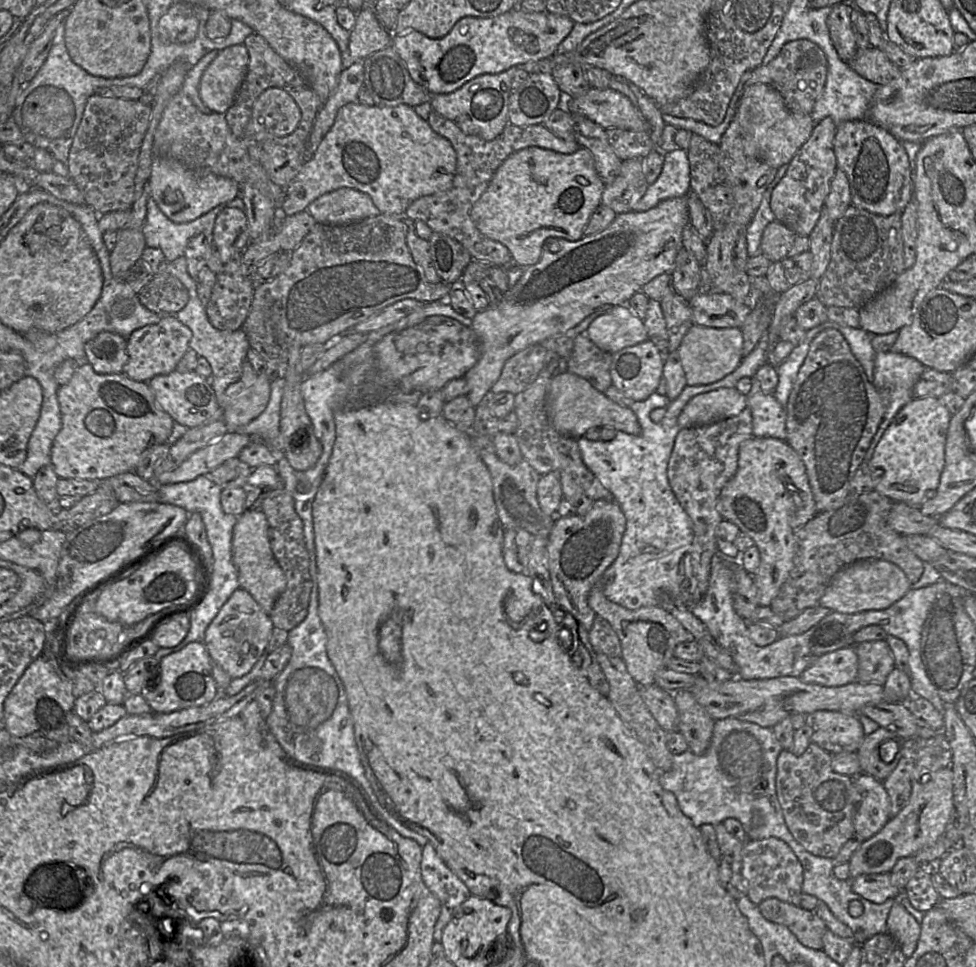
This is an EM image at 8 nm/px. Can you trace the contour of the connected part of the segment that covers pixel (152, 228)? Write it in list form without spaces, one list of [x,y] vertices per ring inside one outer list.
[[[153,198],[146,204],[146,217],[141,227],[146,247],[160,249],[167,262],[184,256],[189,240],[200,233],[212,233],[218,214],[227,207],[220,204],[187,223],[174,223],[159,209]]]

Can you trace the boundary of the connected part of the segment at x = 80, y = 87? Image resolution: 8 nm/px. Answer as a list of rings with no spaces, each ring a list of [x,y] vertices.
[[[60,22],[54,33],[52,45],[45,62],[37,74],[21,87],[16,97],[11,117],[19,127],[24,141],[35,147],[47,150],[53,155],[55,160],[67,165],[69,149],[83,116],[87,99],[95,94],[97,89],[114,86],[111,81],[107,80],[135,78],[137,75],[123,78],[103,78],[87,73],[71,60],[65,45],[64,28],[64,22]]]

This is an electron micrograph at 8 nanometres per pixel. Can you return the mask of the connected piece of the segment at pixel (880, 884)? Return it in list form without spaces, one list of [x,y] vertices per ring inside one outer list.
[[[889,873],[863,874],[850,878],[850,881],[855,893],[875,904],[882,904],[889,898],[895,898],[902,891],[892,884]]]

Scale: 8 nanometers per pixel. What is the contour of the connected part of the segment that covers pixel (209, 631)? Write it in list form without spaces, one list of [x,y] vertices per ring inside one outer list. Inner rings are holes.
[[[238,588],[222,606],[205,631],[203,643],[213,662],[220,665],[232,679],[248,674],[264,653],[273,622],[249,592]]]

